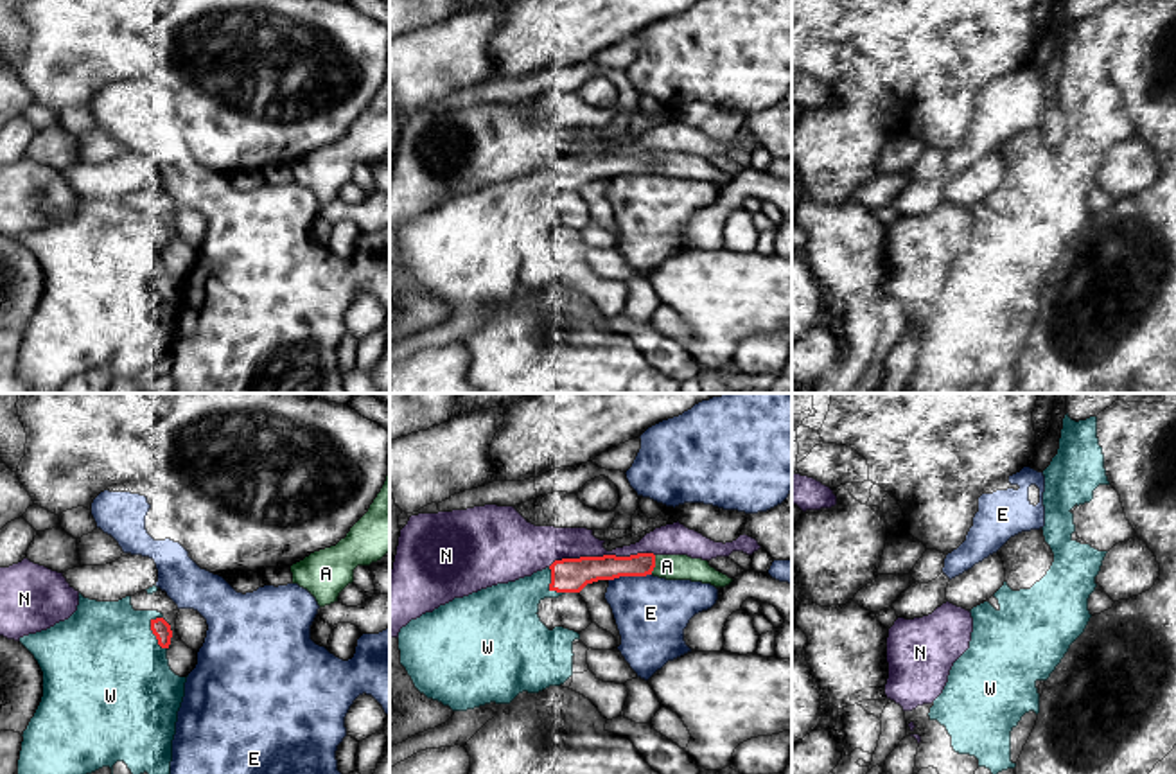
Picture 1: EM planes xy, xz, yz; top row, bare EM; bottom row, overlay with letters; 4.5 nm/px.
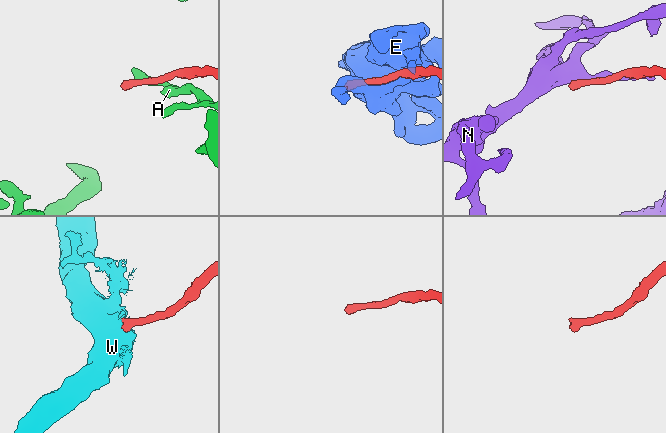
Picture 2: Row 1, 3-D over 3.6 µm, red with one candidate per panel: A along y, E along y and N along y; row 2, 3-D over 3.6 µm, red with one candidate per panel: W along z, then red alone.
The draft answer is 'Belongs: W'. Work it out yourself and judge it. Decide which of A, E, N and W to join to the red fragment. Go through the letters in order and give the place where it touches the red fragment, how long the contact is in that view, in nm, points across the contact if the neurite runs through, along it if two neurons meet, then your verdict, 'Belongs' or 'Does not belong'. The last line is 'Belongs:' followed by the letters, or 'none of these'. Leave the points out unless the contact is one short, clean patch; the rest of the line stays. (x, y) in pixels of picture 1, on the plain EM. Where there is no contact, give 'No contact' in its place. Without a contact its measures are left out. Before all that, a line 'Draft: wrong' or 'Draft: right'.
Draft: right
A: Touches red at xz (654, 162). Shared border 90 nm. Does not belong
E: Touches red at xz (629, 173). Shared border 190 nm. Does not belong
N: Touches red at xz (600, 155). Shared border 480 nm. Does not belong
W: Touches red at xy (153, 230). Shared border 160 nm. Belongs
Belongs: W

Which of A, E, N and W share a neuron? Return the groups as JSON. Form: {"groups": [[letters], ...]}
{"groups": [["A"], ["E"], ["N"], ["W"]]}

